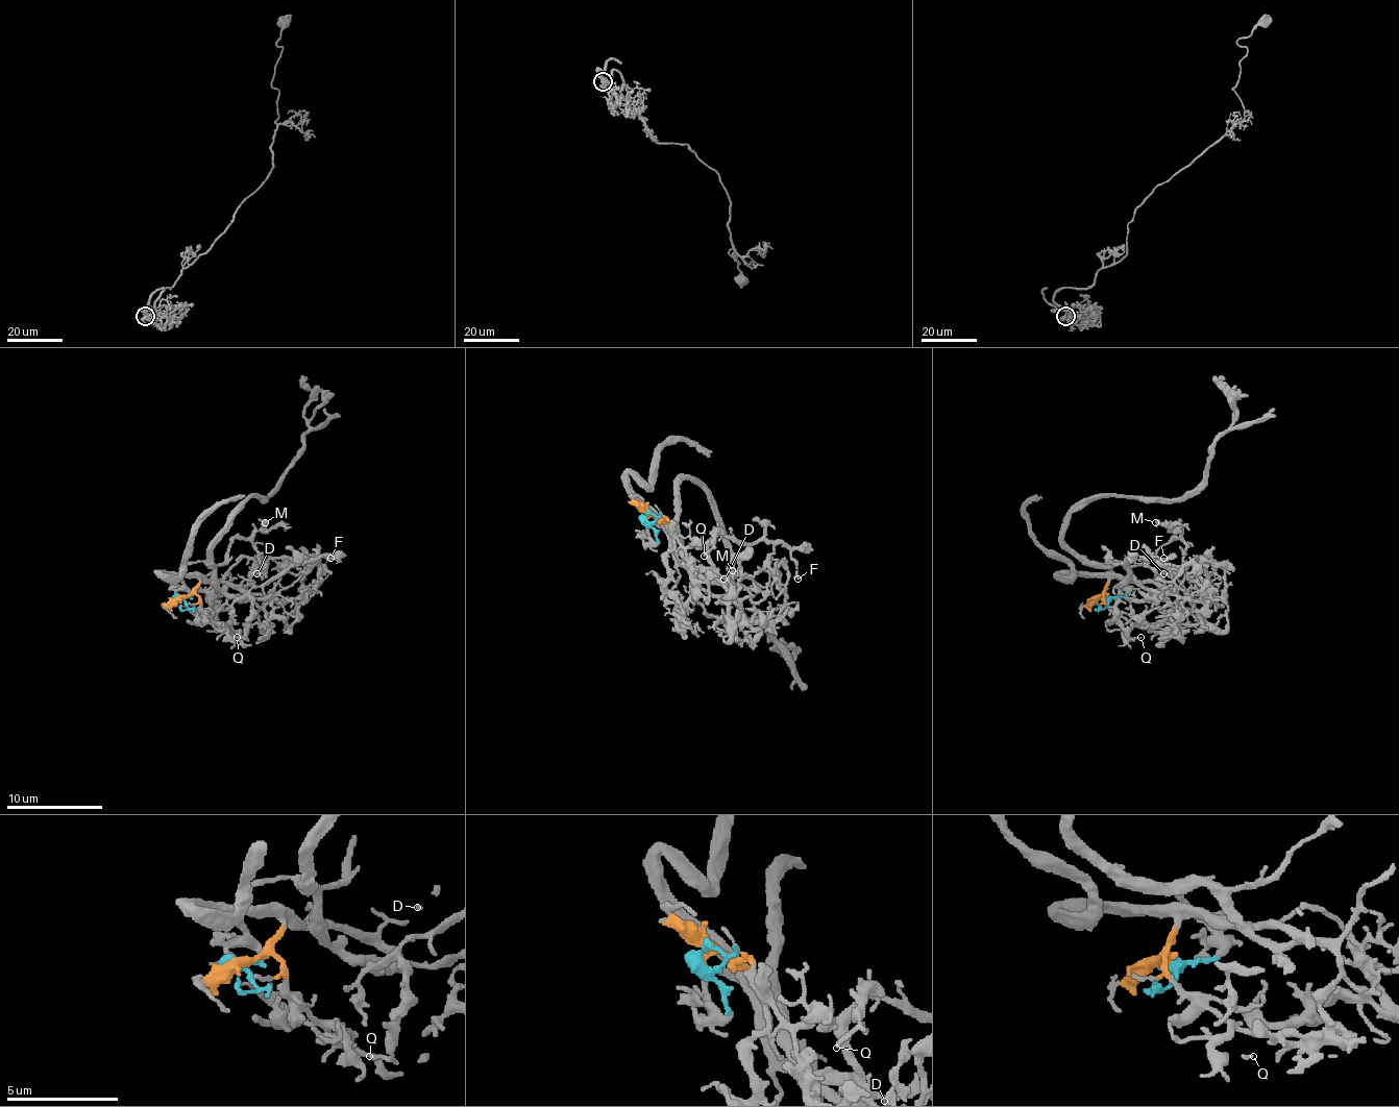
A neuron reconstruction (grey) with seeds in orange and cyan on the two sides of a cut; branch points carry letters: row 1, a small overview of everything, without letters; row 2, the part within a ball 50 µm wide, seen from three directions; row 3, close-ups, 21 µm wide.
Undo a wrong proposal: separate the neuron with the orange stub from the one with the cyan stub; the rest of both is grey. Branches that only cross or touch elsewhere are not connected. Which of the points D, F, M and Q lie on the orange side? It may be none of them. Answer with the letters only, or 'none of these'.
F, Q

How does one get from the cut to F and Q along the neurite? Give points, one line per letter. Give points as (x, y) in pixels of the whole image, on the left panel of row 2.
F: (179, 596), (189, 593), (201, 576), (220, 579), (247, 596), (242, 600), (295, 565), (330, 558)
Q: (179, 596), (189, 593), (201, 576), (244, 591), (242, 598), (251, 600), (249, 626), (244, 639), (237, 637)

